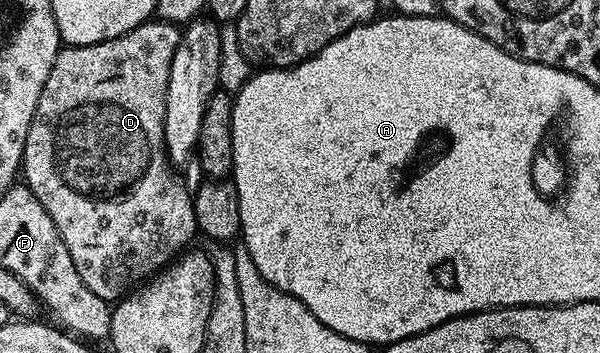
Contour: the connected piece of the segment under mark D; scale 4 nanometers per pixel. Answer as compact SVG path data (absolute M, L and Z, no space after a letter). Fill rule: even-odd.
M151 18L146 23L128 30L128 34L124 34L120 38L112 38L92 46L59 47L56 62L52 62L52 70L48 74L48 82L44 82L44 90L40 90L32 126L28 130L20 169L21 175L23 177L26 175L24 183L32 190L32 194L36 194L40 206L44 206L44 210L48 210L48 218L52 218L59 238L64 242L64 246L68 246L68 254L72 254L76 274L80 274L80 278L84 278L84 286L88 286L88 290L92 290L92 294L96 294L107 302L121 300L135 286L141 285L147 278L165 268L189 245L186 243L198 232L192 192L172 167L166 156L166 143L164 142L164 106L168 90L168 70L172 66L172 58L181 41L182 32L179 25Z

